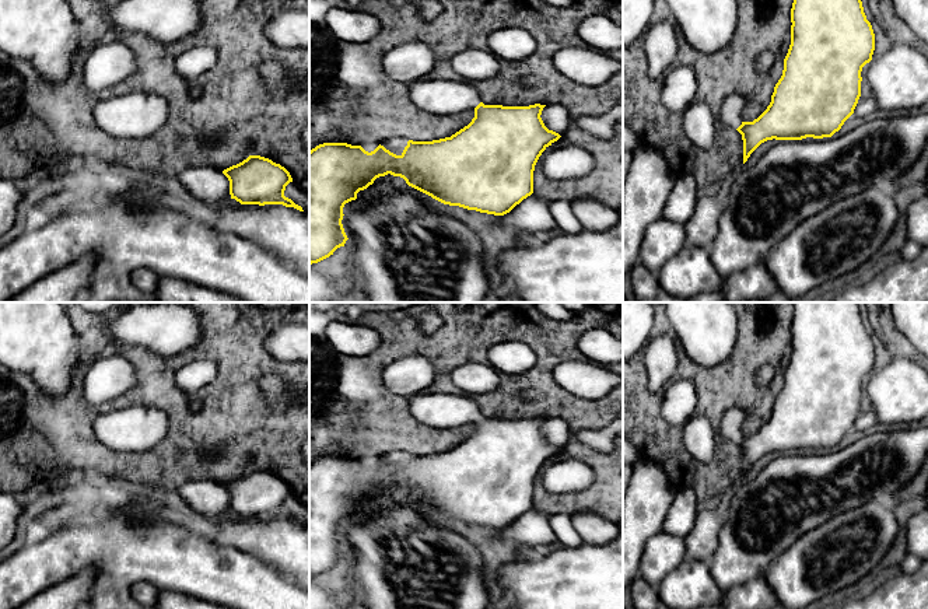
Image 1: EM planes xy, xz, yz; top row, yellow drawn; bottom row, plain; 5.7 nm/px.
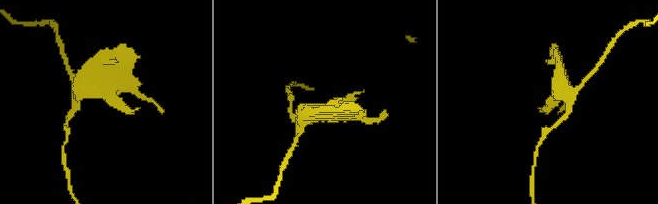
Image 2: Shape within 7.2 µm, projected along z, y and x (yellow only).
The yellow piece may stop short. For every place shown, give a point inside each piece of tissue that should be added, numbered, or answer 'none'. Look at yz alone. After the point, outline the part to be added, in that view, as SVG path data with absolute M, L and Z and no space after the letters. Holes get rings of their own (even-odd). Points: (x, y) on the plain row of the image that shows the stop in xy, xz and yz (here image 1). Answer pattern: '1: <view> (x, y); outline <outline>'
1: yz (731, 426); outline M732 407L725 412L721 421L721 434L725 440L731 442L738 442L743 433L742 424L745 421L745 412L739 407Z

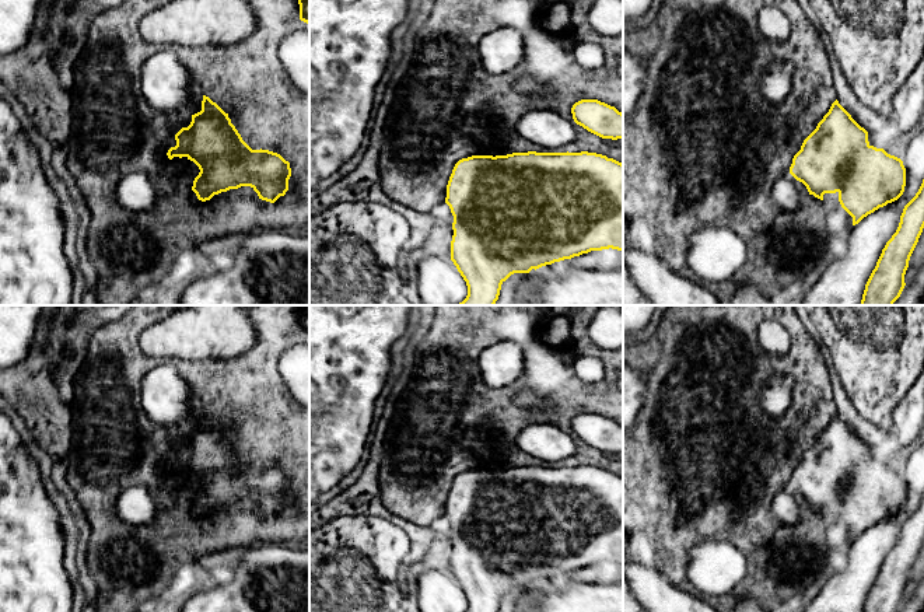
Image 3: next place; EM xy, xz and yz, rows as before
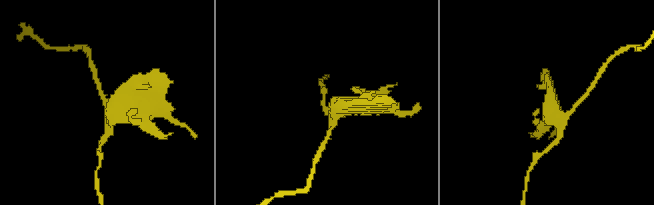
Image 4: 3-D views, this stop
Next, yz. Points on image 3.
1: yz (786, 509); outline M787 486L780 490L773 500L773 514L783 527L792 527L799 521L801 510L795 494L797 493Z

